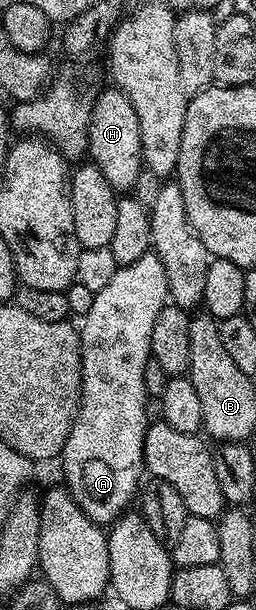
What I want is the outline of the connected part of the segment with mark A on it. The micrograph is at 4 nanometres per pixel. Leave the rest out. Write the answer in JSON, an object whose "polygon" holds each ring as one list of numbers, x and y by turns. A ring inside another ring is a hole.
{"polygon":[[149,253,130,265,117,266,106,289,96,292,90,313,83,316,84,327,79,328,84,384,80,387,80,410,62,452,63,482,82,513,101,525,125,514,127,503,133,502,142,483,144,438,150,422,146,393,150,333,154,333,154,317,169,299,166,269,155,253]]}

